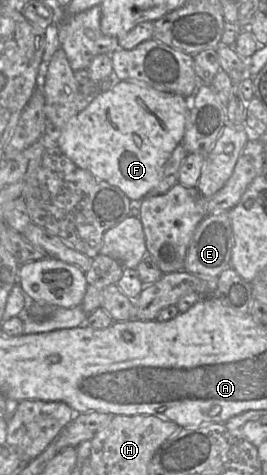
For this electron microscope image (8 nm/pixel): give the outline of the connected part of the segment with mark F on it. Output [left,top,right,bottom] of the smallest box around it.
[56,80,189,200]

